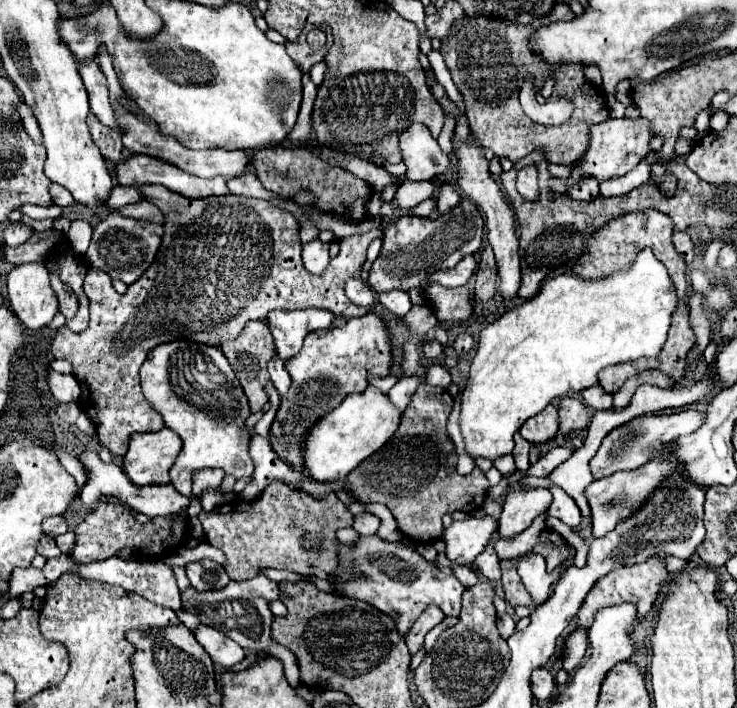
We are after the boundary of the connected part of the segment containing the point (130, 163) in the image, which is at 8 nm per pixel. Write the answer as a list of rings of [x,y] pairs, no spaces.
[[[134,154],[122,166],[118,164],[116,174],[122,186],[132,186],[134,182],[162,184],[168,190],[182,194],[186,198],[208,198],[208,196],[230,194],[230,190],[226,190],[226,180],[222,176],[204,180],[180,170],[170,162],[162,162],[160,158],[152,158],[146,154]]]

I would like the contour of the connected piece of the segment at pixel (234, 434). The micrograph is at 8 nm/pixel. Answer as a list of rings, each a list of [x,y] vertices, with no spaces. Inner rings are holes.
[[[186,340],[160,344],[150,350],[142,364],[140,380],[148,402],[162,414],[164,424],[184,442],[182,452],[170,470],[172,486],[180,494],[190,496],[192,474],[196,470],[220,468],[236,480],[252,476],[254,462],[248,454],[248,446],[250,434],[254,432],[246,428],[246,420],[252,412],[244,390],[220,348]]]

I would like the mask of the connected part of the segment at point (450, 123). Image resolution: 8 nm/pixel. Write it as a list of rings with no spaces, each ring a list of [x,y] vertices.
[[[444,114],[444,126],[437,142],[441,150],[449,156],[452,156],[454,154],[453,144],[451,141],[454,128],[454,119],[451,116]]]

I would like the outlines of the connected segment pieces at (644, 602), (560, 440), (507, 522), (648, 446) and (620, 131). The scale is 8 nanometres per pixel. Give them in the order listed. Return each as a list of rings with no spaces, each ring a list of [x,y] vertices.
[[[652,556],[646,562],[634,564],[634,566],[620,566],[616,570],[612,570],[610,574],[606,574],[604,578],[600,578],[594,584],[594,590],[590,590],[590,594],[584,598],[584,602],[582,602],[580,610],[578,610],[578,624],[584,626],[584,628],[588,628],[592,624],[594,614],[596,614],[598,608],[620,604],[620,602],[634,602],[638,606],[638,618],[642,620],[650,612],[650,608],[652,608],[652,604],[654,604],[654,600],[656,600],[662,584],[668,578],[666,558],[668,556]]]
[[[566,396],[560,400],[558,404],[558,412],[560,412],[560,430],[558,434],[550,440],[540,444],[540,454],[548,454],[552,448],[564,446],[572,436],[582,436],[584,430],[590,424],[590,410],[584,406],[584,402],[576,396]]]
[[[510,482],[508,494],[504,498],[504,510],[500,516],[498,534],[502,540],[516,538],[522,534],[532,520],[548,510],[552,502],[552,494],[548,488],[534,488],[534,490],[522,490],[520,482]]]
[[[688,408],[688,410],[682,410],[682,412],[674,412],[674,414],[662,414],[662,416],[660,414],[638,416],[638,418],[630,420],[628,424],[618,426],[616,430],[612,430],[602,440],[602,446],[598,448],[596,456],[590,460],[592,476],[598,480],[598,478],[610,476],[610,474],[620,472],[620,470],[640,468],[642,464],[646,464],[646,462],[652,460],[654,452],[658,452],[662,446],[674,442],[680,436],[692,434],[694,430],[698,430],[702,426],[704,420],[706,420],[706,412],[694,410],[694,408]]]
[[[608,118],[602,124],[596,124],[590,128],[590,146],[586,154],[580,158],[580,162],[574,168],[574,178],[580,176],[594,176],[598,180],[606,178],[616,178],[624,176],[630,172],[644,156],[648,156],[650,150],[650,140],[654,138],[650,130],[650,120],[646,118]]]

